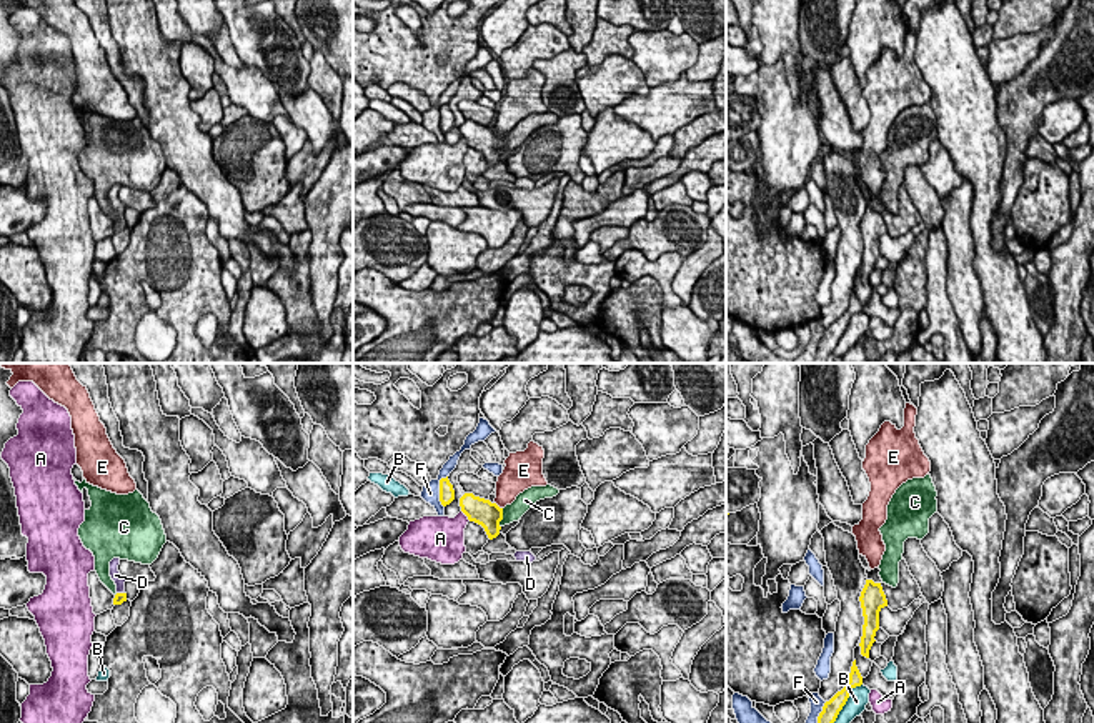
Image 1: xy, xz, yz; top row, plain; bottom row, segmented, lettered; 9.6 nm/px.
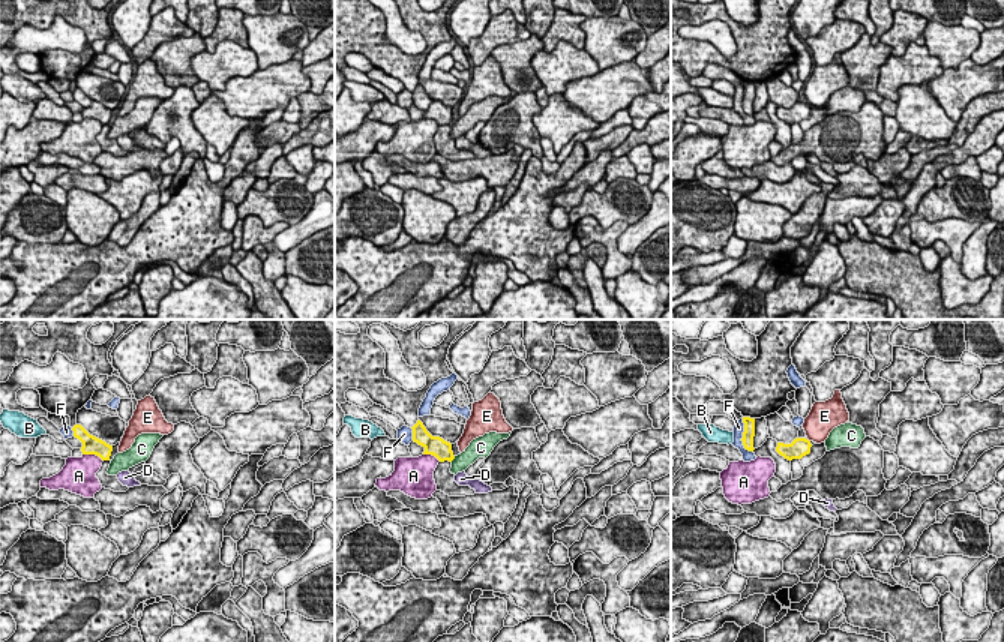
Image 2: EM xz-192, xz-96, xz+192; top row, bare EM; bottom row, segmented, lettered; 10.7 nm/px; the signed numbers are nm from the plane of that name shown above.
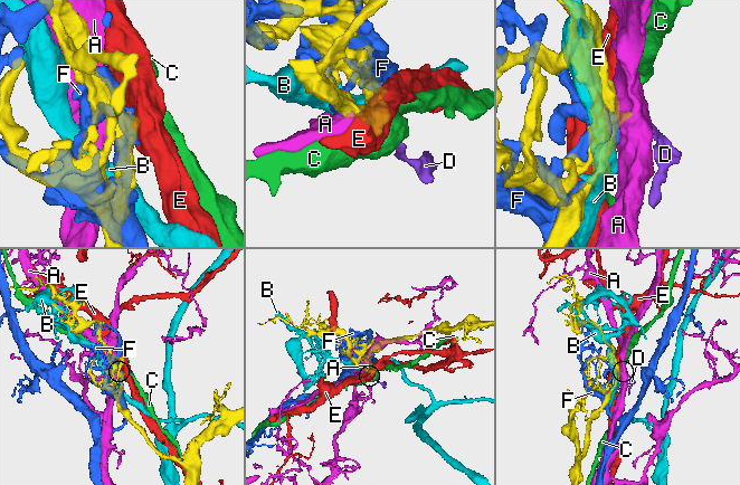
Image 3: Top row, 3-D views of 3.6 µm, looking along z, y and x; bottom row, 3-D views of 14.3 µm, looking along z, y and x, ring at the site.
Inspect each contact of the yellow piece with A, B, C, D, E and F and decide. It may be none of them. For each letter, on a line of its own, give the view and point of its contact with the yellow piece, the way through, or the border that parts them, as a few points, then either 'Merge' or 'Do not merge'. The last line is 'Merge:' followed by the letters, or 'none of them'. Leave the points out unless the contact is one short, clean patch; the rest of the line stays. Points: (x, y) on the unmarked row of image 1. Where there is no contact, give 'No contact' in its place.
A: Touches yellow at xz (465, 140). Do not merge
B: Touches yellow at yz (845, 330). Do not merge
C: Touches yellow at xz (502, 145). Boundary: xz (503, 135), (500, 154). Do not merge
D: Touches yellow at xy (120, 220). Path across: xy (119, 225), (120, 220), (120, 209), (115, 202). Merge
E: Touches yellow at xz (497, 132). Boundary: xz (495, 129), (502, 135). Do not merge
F: Touches yellow at xz (440, 117). Do not merge
Merge: D

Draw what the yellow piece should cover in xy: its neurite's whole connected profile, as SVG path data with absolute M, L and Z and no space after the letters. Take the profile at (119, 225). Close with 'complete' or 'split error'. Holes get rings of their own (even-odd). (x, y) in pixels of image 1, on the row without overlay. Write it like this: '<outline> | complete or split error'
M113 185L110 188L110 203L117 212L117 222L113 225L113 232L122 232L123 228L127 228L127 220L125 220L125 208L127 207L120 202L118 192L120 192L120 185Z | split error

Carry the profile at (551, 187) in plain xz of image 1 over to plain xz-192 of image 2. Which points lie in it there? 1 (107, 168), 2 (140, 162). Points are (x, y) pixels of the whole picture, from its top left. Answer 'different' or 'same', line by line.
1: same
2: same

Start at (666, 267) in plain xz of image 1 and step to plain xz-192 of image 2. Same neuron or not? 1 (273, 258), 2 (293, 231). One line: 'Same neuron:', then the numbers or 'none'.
Same neuron: 1

